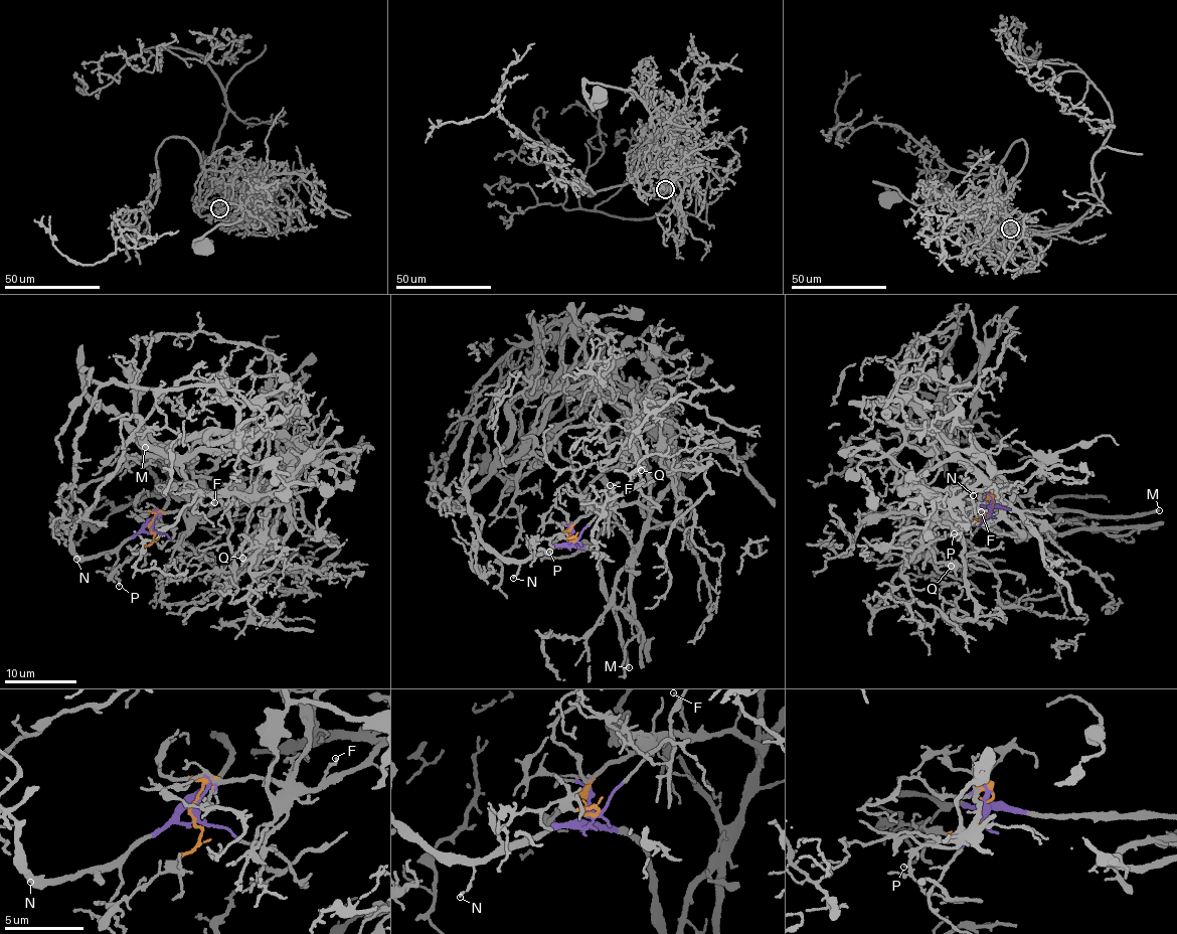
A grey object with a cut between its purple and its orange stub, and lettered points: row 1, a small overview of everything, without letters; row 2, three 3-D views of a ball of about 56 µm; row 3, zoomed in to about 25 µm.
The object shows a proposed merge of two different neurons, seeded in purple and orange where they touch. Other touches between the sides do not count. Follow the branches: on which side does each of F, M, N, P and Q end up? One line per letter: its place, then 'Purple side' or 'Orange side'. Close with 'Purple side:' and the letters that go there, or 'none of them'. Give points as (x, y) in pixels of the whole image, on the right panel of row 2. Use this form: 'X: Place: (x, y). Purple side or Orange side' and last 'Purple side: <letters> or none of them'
F: Place: (981, 511). Orange side
M: Place: (1159, 510). Purple side
N: Place: (973, 495). Purple side
P: Place: (954, 533). Purple side
Q: Place: (951, 566). Orange side
Purple side: M, N, P

